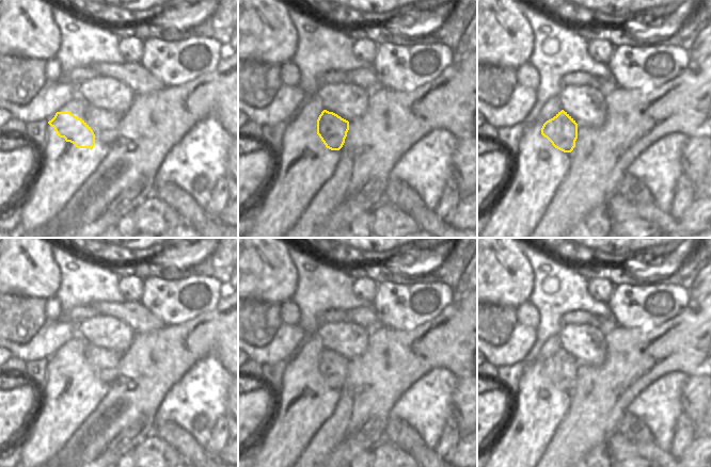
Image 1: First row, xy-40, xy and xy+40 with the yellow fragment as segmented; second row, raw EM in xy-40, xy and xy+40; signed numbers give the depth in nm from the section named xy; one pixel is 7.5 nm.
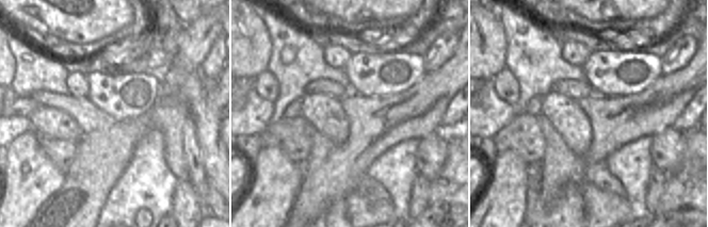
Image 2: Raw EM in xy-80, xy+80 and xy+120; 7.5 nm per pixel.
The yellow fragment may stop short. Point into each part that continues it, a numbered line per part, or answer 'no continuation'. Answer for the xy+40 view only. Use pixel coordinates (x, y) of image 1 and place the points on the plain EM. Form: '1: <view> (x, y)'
1: xy+40 (586, 343)

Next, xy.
1: xy (349, 340)

